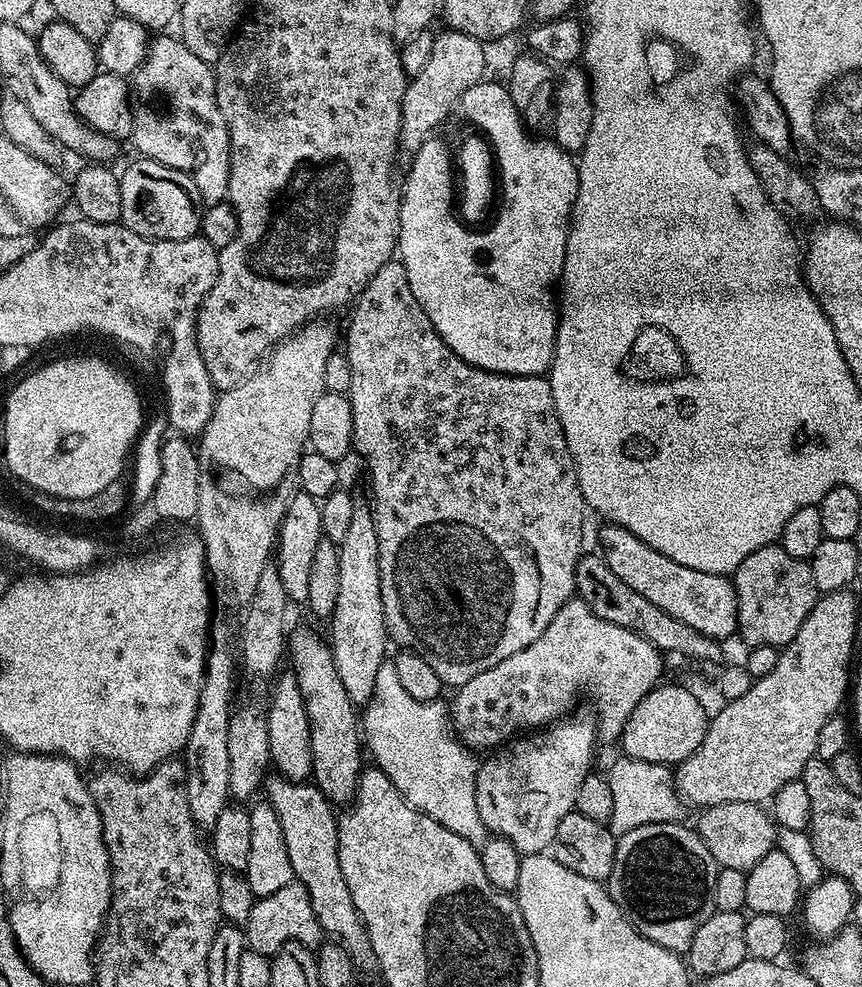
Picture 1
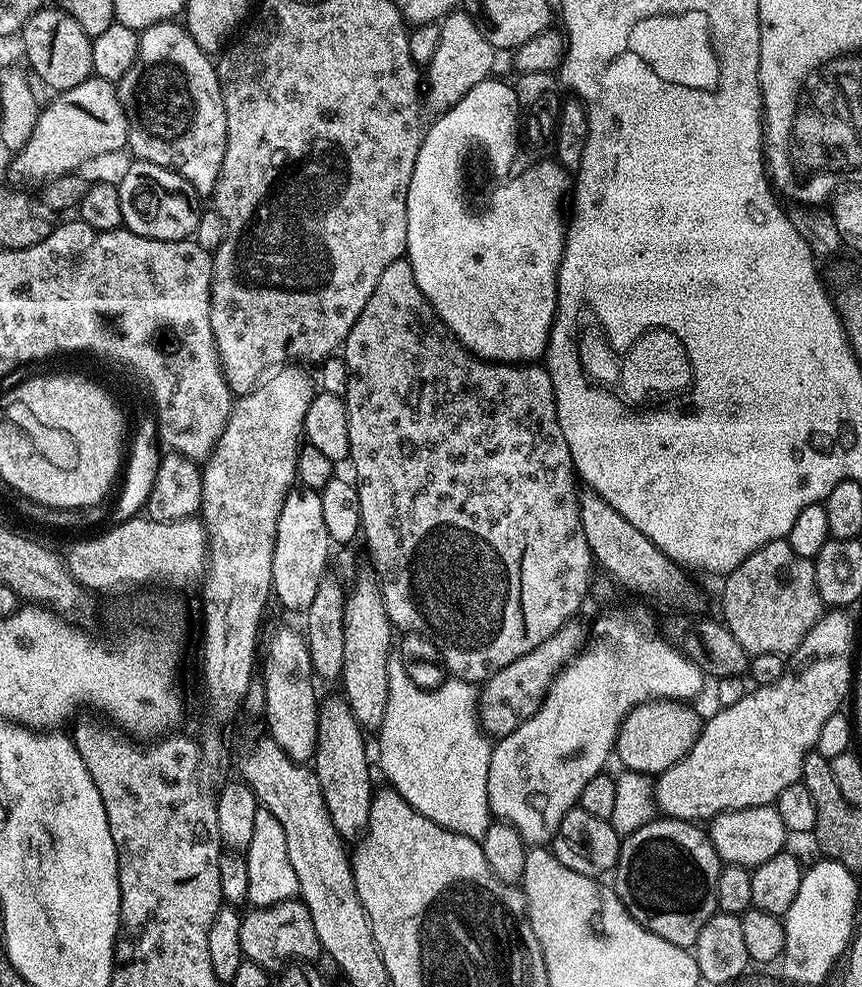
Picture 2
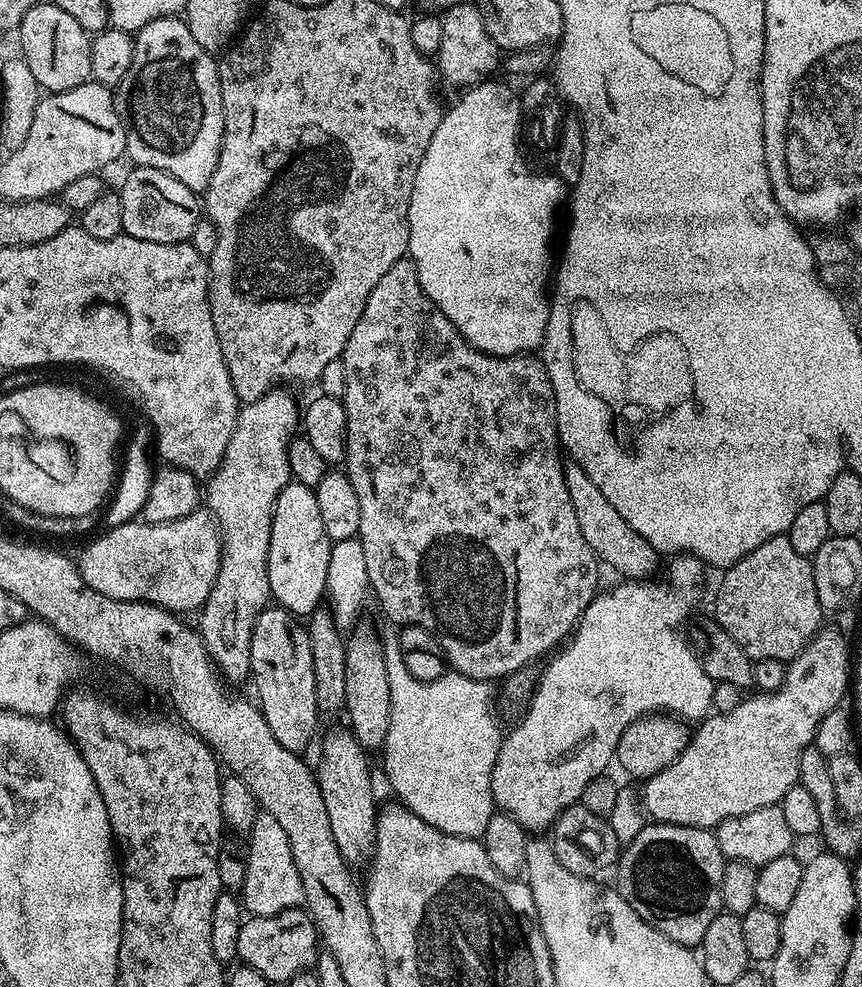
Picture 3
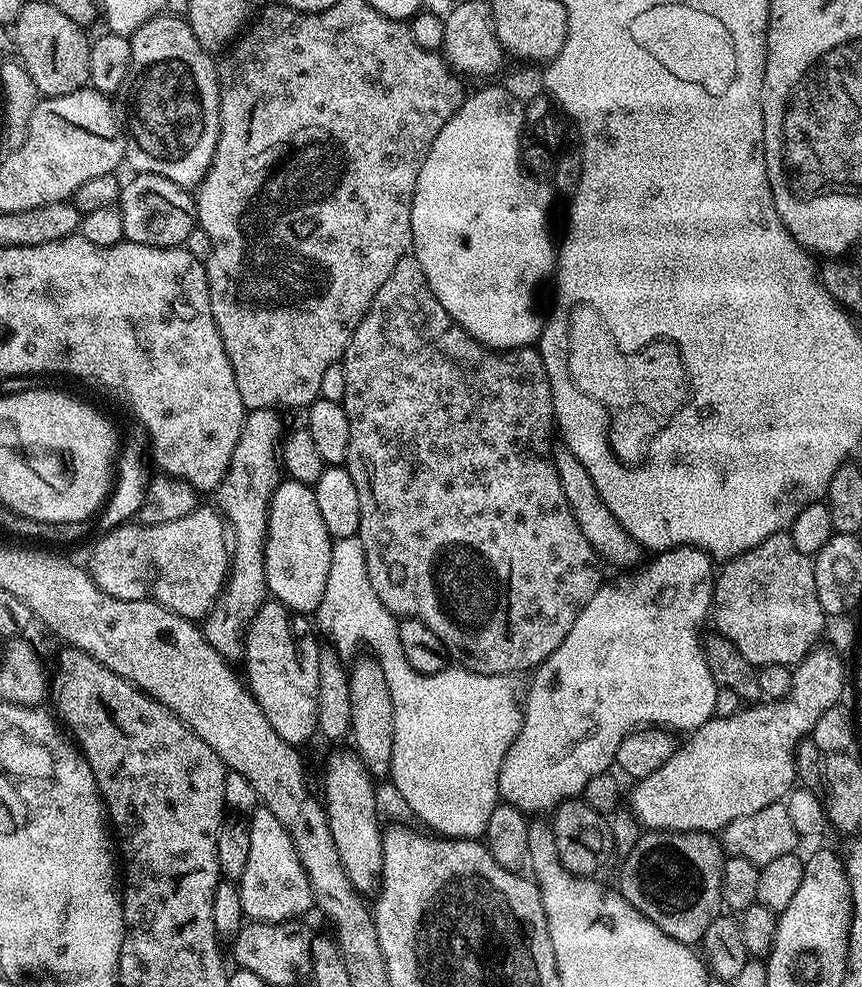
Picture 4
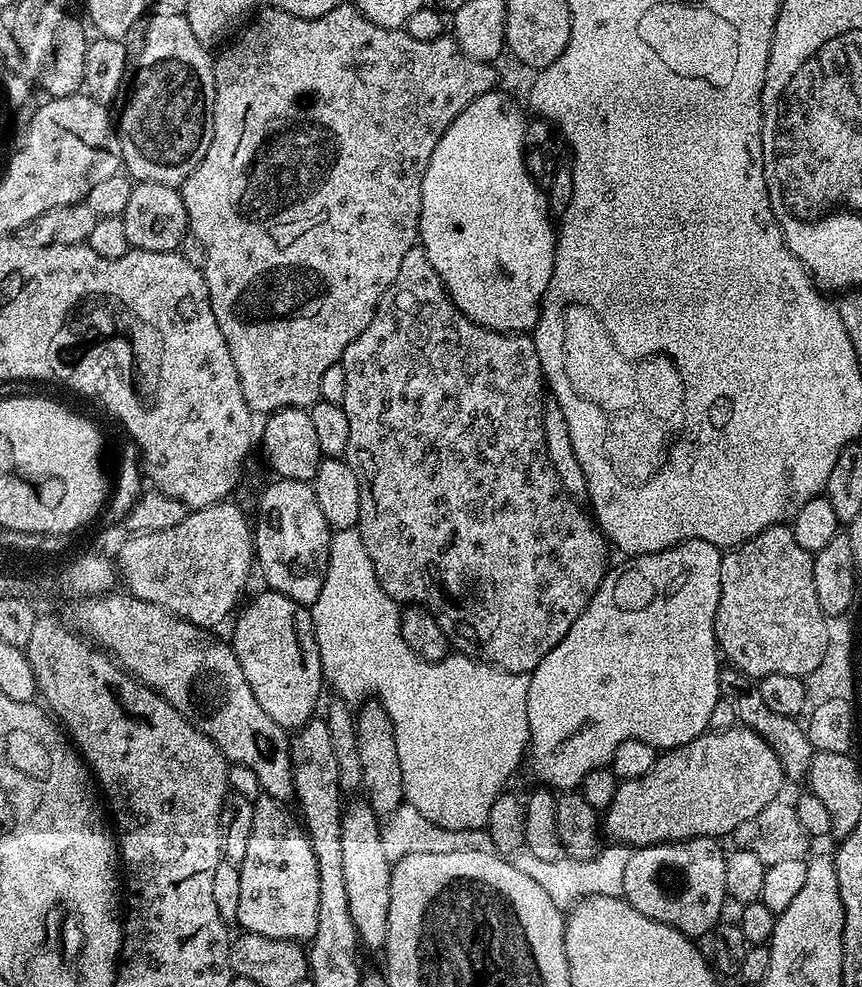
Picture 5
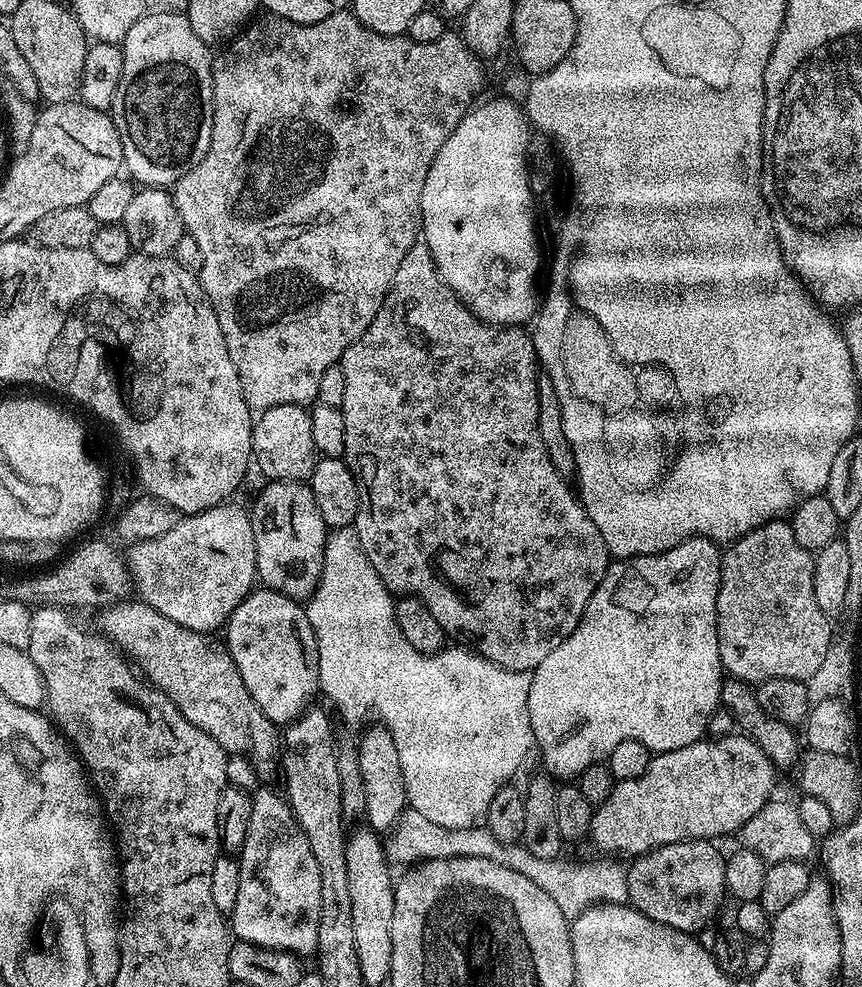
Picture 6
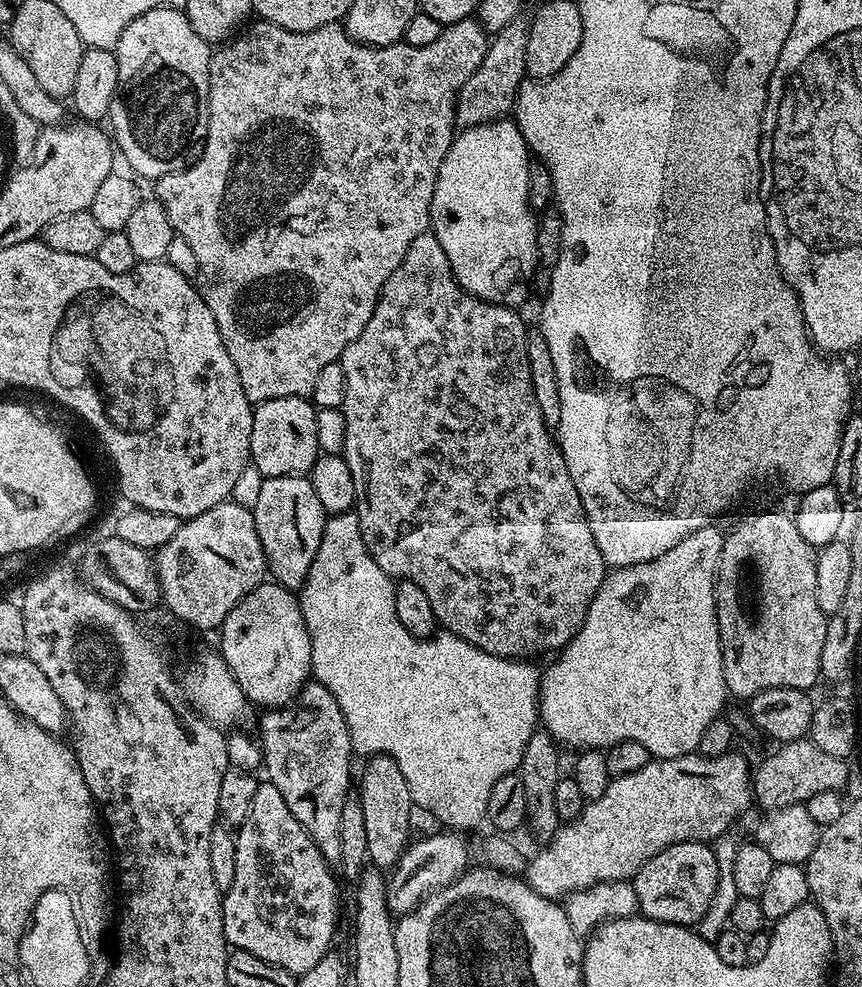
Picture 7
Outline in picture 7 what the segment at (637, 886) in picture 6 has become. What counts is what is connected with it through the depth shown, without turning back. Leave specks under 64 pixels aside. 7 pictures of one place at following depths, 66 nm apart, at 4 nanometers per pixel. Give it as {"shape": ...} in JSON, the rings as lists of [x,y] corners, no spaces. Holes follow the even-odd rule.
{"shape":[[[691,840],[663,848],[650,858],[632,877],[634,894],[638,894],[638,909],[647,919],[663,924],[695,926],[710,906],[718,886],[718,862],[713,845]]]}

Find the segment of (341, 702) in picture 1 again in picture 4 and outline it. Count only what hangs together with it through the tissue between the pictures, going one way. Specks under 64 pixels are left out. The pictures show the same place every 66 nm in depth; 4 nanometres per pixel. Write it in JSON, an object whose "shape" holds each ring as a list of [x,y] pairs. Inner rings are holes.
{"shape":[[[355,751],[348,752],[336,752],[328,760],[326,798],[322,807],[328,816],[330,834],[334,834],[334,846],[338,846],[338,858],[342,858],[346,878],[350,878],[357,892],[375,893],[380,887],[384,861],[384,837],[380,830],[380,812],[376,809],[376,788],[359,756]]]}

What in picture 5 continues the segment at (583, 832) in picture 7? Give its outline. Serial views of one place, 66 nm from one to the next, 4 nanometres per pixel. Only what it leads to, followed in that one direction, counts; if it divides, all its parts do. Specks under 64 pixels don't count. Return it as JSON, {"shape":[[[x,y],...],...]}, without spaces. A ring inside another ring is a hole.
{"shape":[[[737,726],[730,730],[722,730],[721,732],[707,731],[704,735],[694,738],[689,744],[683,744],[680,748],[667,749],[663,754],[657,755],[656,761],[652,769],[646,774],[642,774],[633,780],[623,781],[617,787],[614,794],[614,802],[610,802],[610,806],[606,809],[602,816],[602,828],[605,833],[612,835],[613,841],[631,846],[633,849],[647,848],[650,844],[659,844],[661,842],[675,842],[678,840],[693,840],[696,836],[710,836],[713,838],[724,838],[724,835],[735,833],[738,826],[742,826],[742,822],[746,822],[746,818],[754,818],[754,814],[758,814],[758,810],[762,810],[762,806],[766,806],[770,801],[777,799],[781,795],[780,787],[786,784],[786,777],[782,766],[778,762],[778,758],[774,754],[774,750],[759,736],[758,733],[752,731],[751,728]]]}

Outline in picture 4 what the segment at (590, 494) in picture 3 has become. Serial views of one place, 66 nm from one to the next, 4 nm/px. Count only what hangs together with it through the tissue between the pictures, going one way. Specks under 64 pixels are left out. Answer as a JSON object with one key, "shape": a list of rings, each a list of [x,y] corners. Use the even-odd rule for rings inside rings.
{"shape":[[[562,442],[553,443],[552,461],[554,470],[558,470],[558,482],[562,482],[562,494],[566,494],[566,502],[570,502],[574,518],[578,522],[582,534],[586,534],[586,542],[590,542],[597,557],[605,565],[613,564],[616,570],[628,570],[639,565],[642,560],[640,543],[612,517],[606,502],[602,502],[602,498],[594,486],[594,478],[590,478],[586,466],[582,466],[582,462],[578,462],[578,458],[574,458],[574,450],[570,450],[570,446],[566,446]]]}

